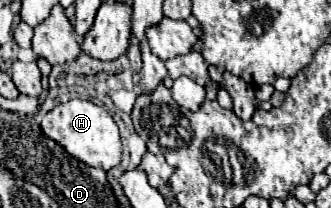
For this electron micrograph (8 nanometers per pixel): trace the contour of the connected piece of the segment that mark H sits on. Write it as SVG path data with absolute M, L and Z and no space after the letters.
M70 99L66 103L56 105L52 111L38 117L38 125L48 139L56 141L70 157L74 157L80 163L86 163L90 167L98 167L104 171L120 163L122 143L118 135L118 125L114 123L112 115L104 107L94 105L88 99Z

